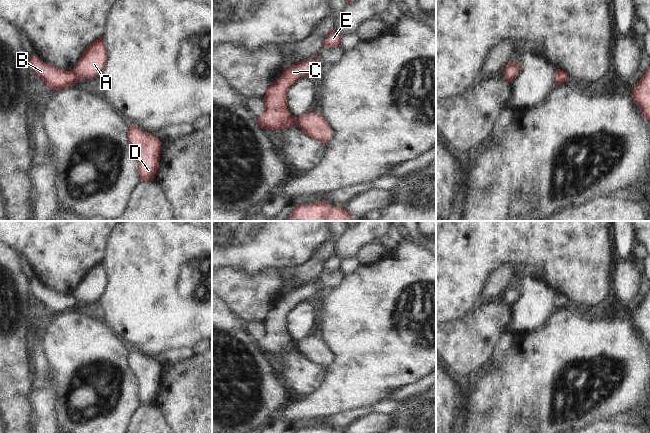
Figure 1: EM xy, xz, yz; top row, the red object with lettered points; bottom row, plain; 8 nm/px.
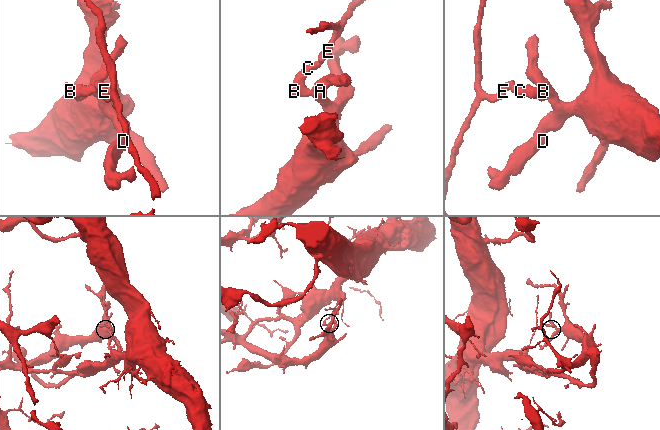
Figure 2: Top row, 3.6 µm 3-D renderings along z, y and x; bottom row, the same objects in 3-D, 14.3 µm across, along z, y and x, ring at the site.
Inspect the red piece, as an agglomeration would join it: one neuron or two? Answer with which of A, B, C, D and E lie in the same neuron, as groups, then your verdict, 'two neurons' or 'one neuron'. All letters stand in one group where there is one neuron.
A D / B C E | two neurons

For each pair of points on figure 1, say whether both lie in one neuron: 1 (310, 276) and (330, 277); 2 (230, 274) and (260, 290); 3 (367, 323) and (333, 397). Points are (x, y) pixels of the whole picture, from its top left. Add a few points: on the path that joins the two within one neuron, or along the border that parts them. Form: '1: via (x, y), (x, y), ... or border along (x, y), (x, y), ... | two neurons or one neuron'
1: border along (323, 271), (316, 279) | two neurons
2: via (237, 281), (246, 290), (253, 290) | one neuron
3: via (367, 341), (367, 363), (351, 379) | one neuron

